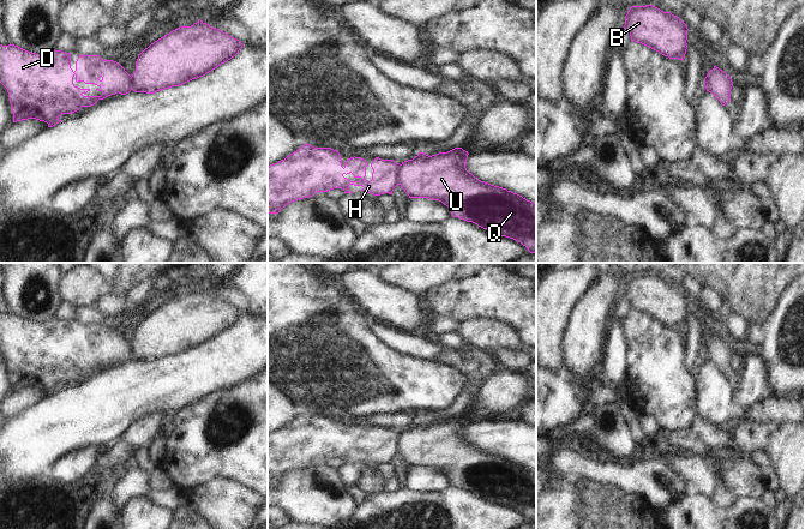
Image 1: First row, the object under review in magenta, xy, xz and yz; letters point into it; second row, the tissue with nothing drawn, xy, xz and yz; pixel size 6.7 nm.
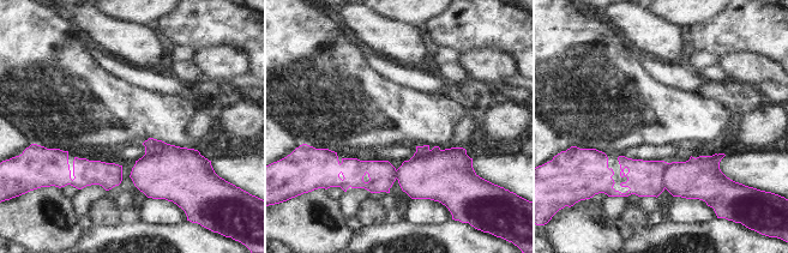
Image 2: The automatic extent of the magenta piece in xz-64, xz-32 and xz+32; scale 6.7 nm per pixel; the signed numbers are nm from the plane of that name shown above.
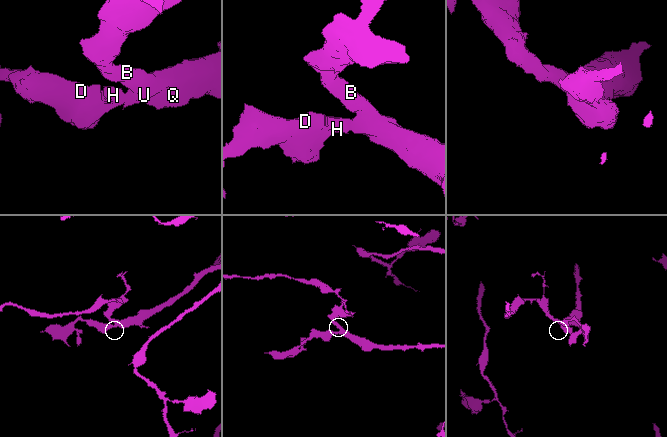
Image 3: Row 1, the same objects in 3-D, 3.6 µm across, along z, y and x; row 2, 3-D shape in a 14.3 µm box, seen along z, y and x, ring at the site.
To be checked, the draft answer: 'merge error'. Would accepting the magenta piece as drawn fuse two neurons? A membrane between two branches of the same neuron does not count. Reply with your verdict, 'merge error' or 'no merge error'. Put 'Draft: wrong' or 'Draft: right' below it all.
merge error
Draft: right

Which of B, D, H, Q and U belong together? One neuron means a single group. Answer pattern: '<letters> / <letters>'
B Q U / D H

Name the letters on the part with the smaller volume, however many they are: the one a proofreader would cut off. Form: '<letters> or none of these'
D, H

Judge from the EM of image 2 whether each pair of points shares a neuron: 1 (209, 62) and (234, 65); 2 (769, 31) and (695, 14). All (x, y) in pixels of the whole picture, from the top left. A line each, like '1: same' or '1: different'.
1: same
2: different

